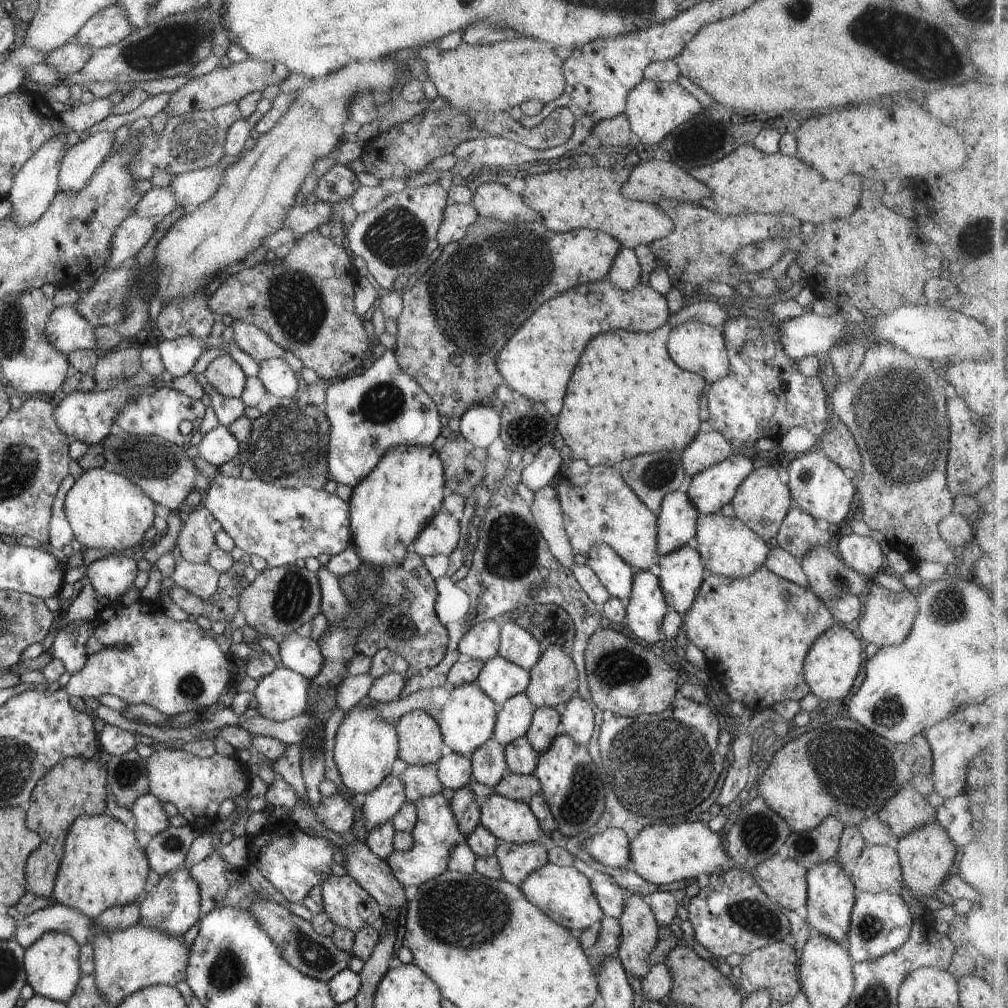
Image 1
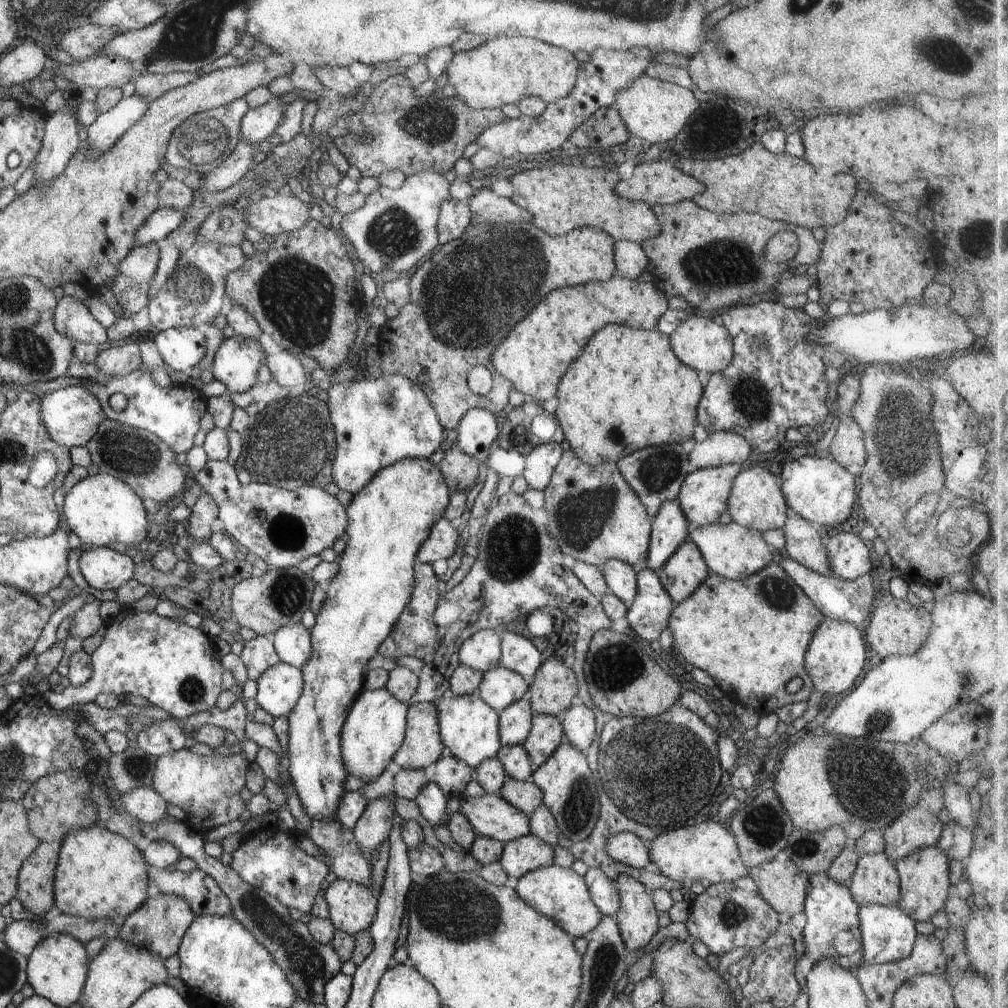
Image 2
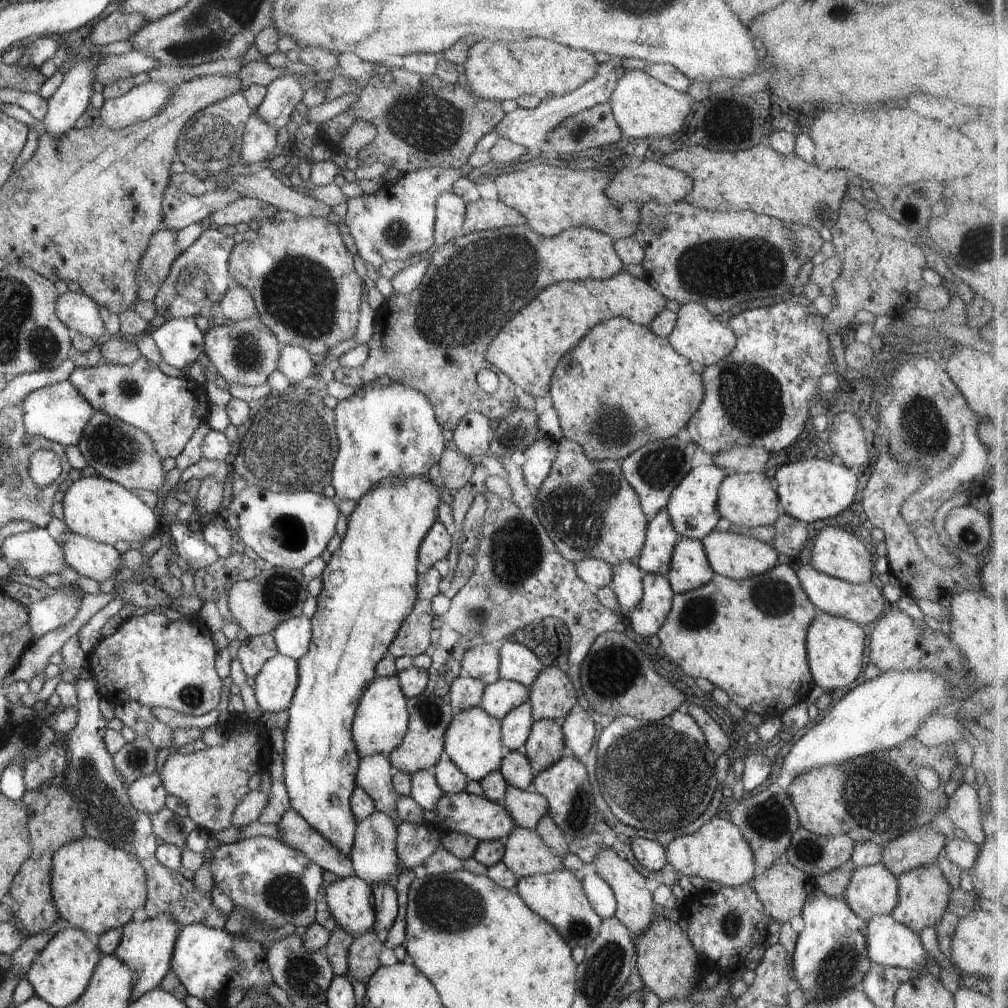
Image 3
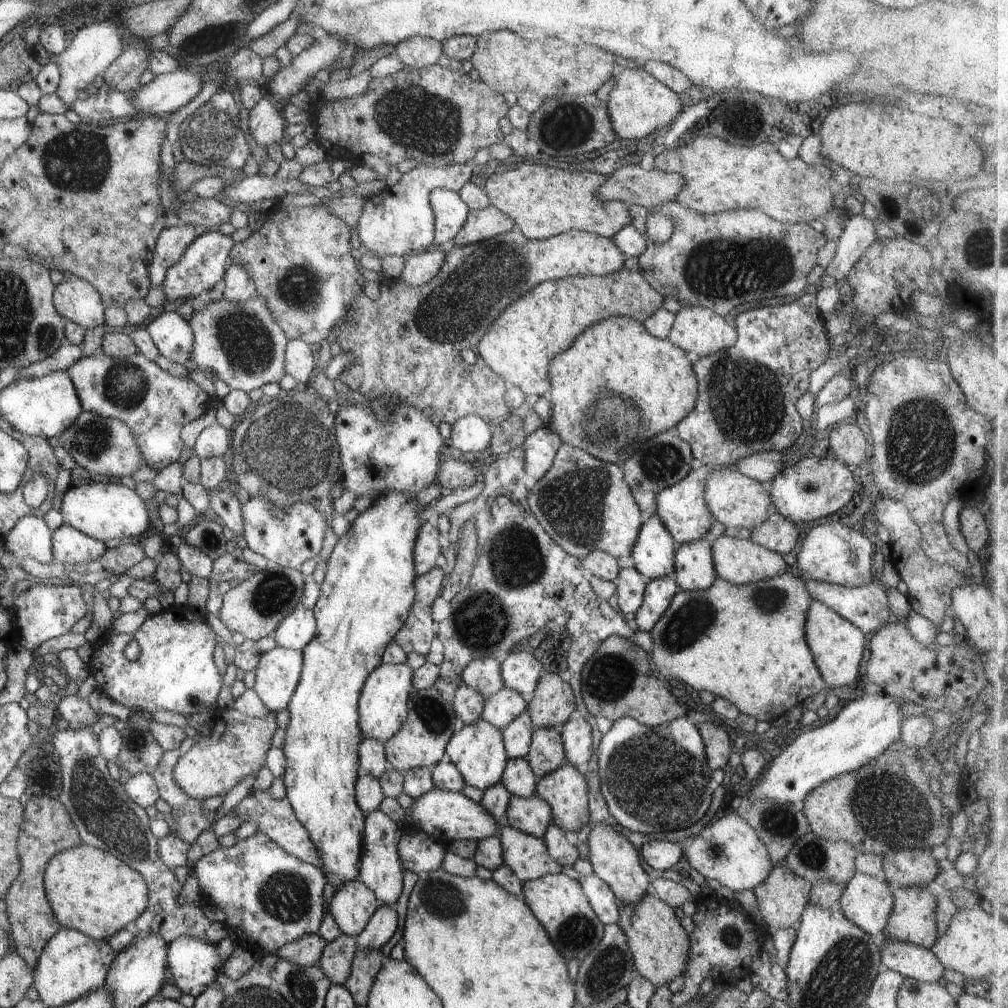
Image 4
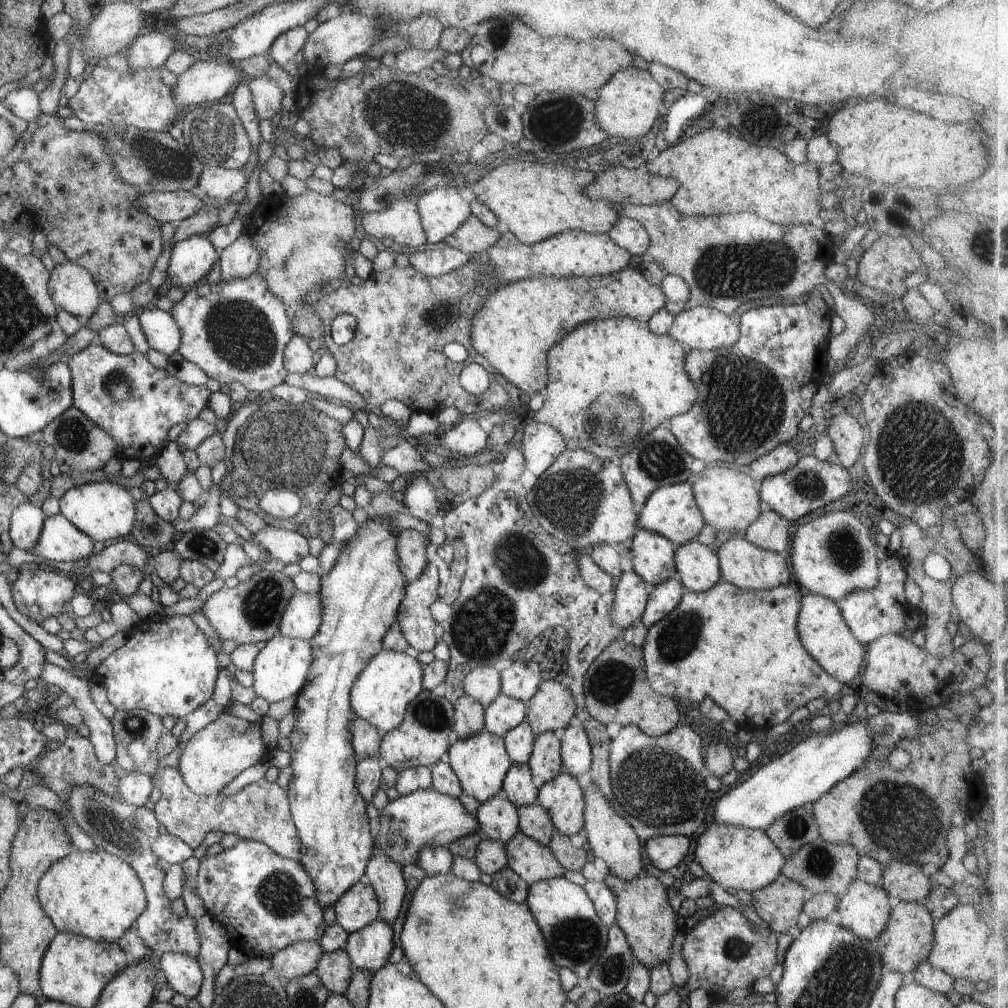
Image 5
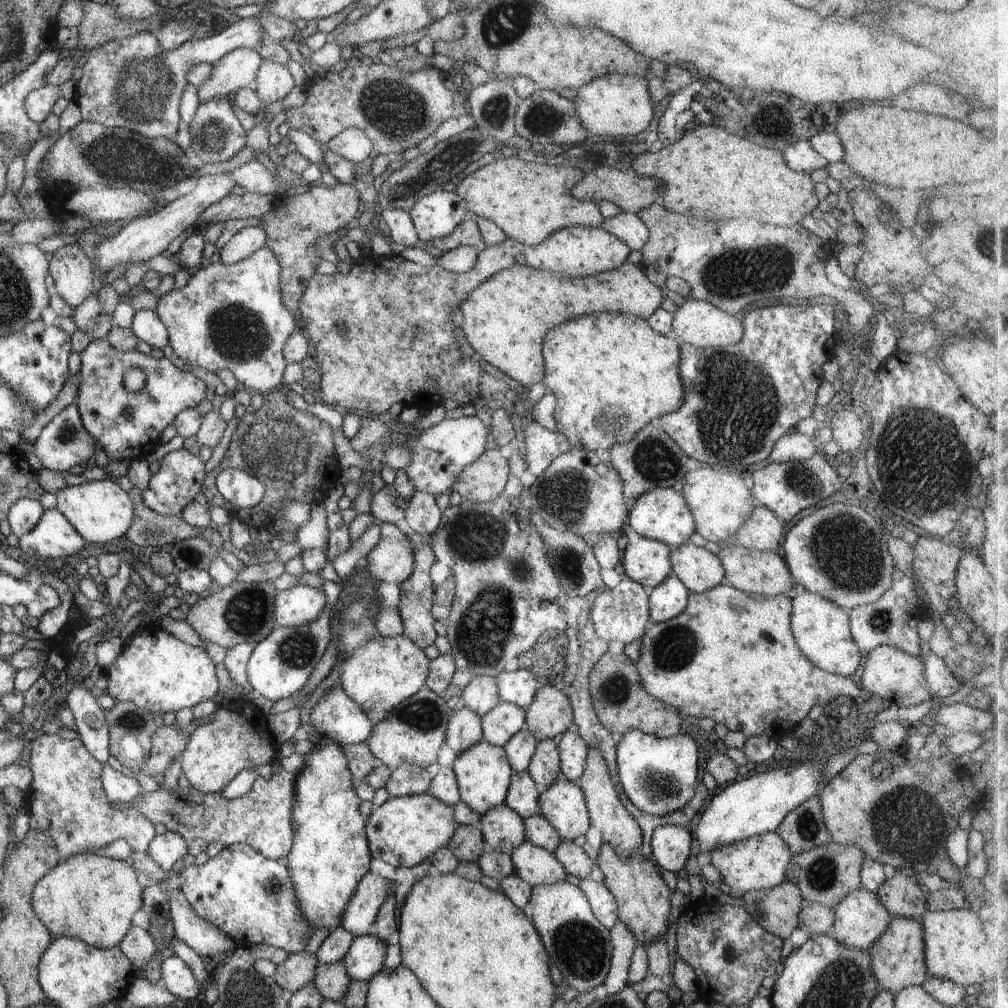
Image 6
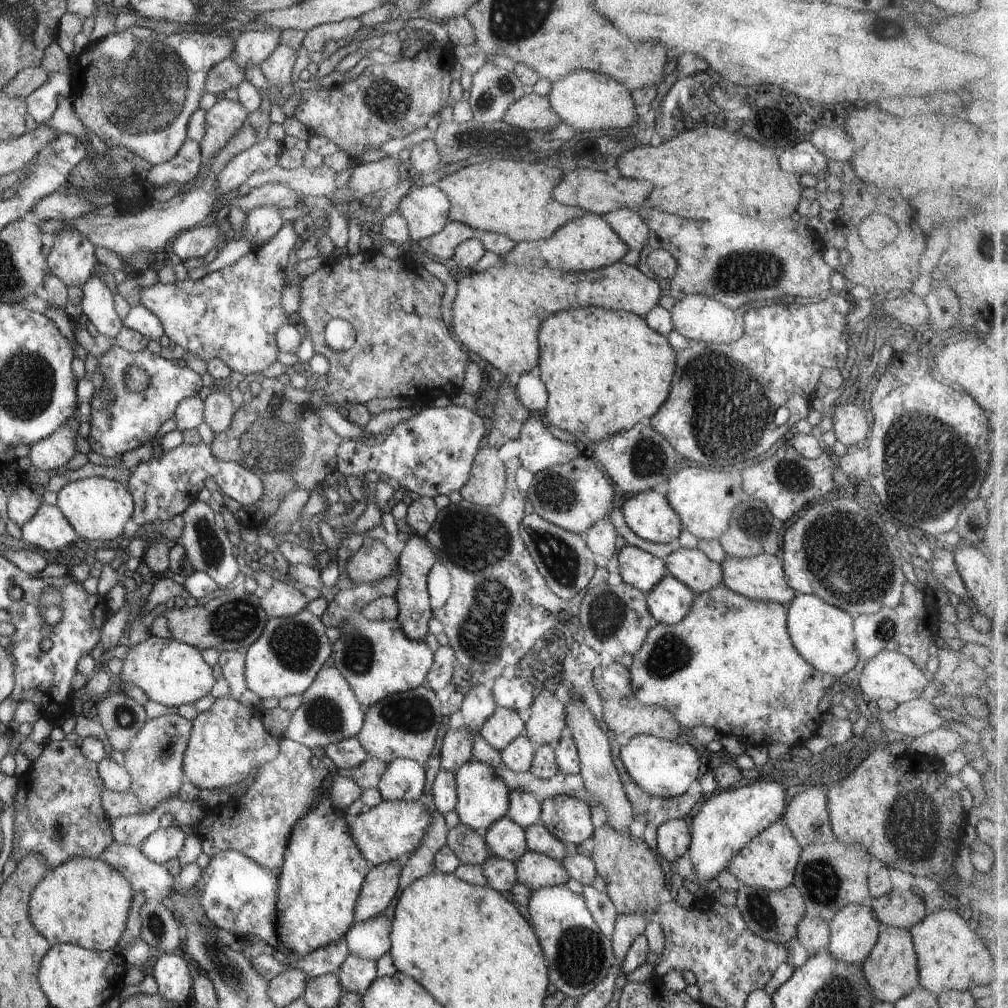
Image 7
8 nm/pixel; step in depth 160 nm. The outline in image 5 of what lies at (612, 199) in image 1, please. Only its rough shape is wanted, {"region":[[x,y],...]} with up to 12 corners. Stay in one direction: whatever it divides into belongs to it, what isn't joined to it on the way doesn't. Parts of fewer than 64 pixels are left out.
{"region":[[540,162],[493,168],[471,189],[521,244],[607,234],[592,172]]}

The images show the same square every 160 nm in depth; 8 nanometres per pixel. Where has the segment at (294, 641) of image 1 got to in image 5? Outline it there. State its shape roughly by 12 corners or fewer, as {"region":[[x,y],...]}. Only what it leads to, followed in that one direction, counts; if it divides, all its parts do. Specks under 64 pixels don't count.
{"region":[[295,591],[280,635],[310,641],[321,620],[320,594]]}

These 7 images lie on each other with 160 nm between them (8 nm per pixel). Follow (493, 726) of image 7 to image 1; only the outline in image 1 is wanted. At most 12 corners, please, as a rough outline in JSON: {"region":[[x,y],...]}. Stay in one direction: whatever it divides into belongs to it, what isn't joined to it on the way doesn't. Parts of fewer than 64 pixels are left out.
{"region":[[496,655],[476,682],[498,706],[525,692],[528,669]]}

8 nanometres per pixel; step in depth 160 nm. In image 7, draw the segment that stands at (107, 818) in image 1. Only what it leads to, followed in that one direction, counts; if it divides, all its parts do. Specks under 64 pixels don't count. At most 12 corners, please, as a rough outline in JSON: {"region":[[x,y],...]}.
{"region":[[99,857],[50,869],[29,915],[51,945],[118,948],[132,887]]}

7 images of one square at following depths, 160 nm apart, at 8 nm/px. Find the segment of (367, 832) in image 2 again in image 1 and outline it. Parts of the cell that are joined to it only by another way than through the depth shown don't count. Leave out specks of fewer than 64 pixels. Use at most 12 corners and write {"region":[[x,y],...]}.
{"region":[[390,773],[366,794],[367,830],[390,820],[406,801],[402,779]]}

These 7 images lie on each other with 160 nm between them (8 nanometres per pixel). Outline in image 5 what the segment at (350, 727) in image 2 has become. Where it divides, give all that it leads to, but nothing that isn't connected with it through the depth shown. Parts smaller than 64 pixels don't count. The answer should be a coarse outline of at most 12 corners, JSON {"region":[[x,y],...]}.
{"region":[[382,648],[350,690],[381,736],[423,692],[423,665]]}

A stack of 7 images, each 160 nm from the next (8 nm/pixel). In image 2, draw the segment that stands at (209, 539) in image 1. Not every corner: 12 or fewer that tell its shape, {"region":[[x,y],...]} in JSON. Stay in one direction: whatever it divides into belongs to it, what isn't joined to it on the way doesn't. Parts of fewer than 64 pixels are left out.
{"region":[[203,493],[186,519],[186,536],[208,543],[217,504]]}

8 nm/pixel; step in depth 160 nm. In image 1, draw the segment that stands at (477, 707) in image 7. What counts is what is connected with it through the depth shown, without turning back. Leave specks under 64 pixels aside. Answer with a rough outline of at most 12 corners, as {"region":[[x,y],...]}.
{"region":[[486,619],[458,642],[460,656],[486,662],[498,655],[501,626]]}

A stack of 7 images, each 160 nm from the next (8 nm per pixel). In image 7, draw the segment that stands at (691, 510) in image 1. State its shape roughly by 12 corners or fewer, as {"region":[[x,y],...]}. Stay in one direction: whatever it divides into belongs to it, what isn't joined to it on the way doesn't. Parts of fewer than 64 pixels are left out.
{"region":[[629,544],[623,582],[649,593],[668,574],[662,559]]}

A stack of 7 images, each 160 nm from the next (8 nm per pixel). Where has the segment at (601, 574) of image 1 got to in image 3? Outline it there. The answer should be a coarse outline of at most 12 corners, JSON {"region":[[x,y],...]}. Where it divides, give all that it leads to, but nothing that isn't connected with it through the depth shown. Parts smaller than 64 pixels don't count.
{"region":[[613,566],[610,588],[623,613],[643,598],[646,572]]}

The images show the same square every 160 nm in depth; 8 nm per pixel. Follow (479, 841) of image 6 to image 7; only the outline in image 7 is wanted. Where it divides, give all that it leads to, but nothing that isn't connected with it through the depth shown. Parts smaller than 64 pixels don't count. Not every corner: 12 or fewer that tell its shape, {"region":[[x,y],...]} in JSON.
{"region":[[460,822],[447,845],[461,863],[491,855],[482,832]]}

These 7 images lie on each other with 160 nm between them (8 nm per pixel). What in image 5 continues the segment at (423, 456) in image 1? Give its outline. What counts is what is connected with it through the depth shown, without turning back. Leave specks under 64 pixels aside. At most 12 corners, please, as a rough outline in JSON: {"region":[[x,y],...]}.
{"region":[[375,515],[320,580],[289,737],[299,862],[322,909],[364,879],[350,690],[397,623]]}

